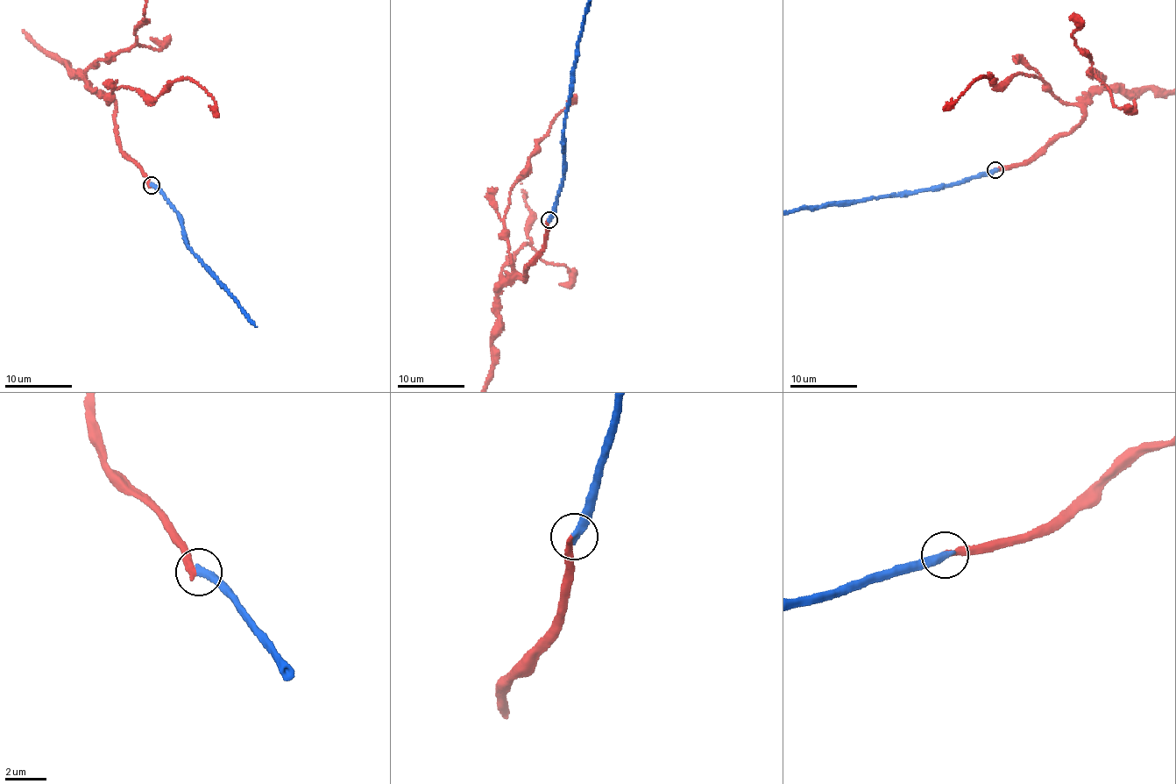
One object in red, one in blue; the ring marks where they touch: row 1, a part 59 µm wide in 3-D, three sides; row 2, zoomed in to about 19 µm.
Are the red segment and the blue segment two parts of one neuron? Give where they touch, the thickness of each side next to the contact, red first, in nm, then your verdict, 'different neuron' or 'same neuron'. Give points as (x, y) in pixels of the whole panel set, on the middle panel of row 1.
place (549, 219); calibres 320 and 420 nm; same neuron

